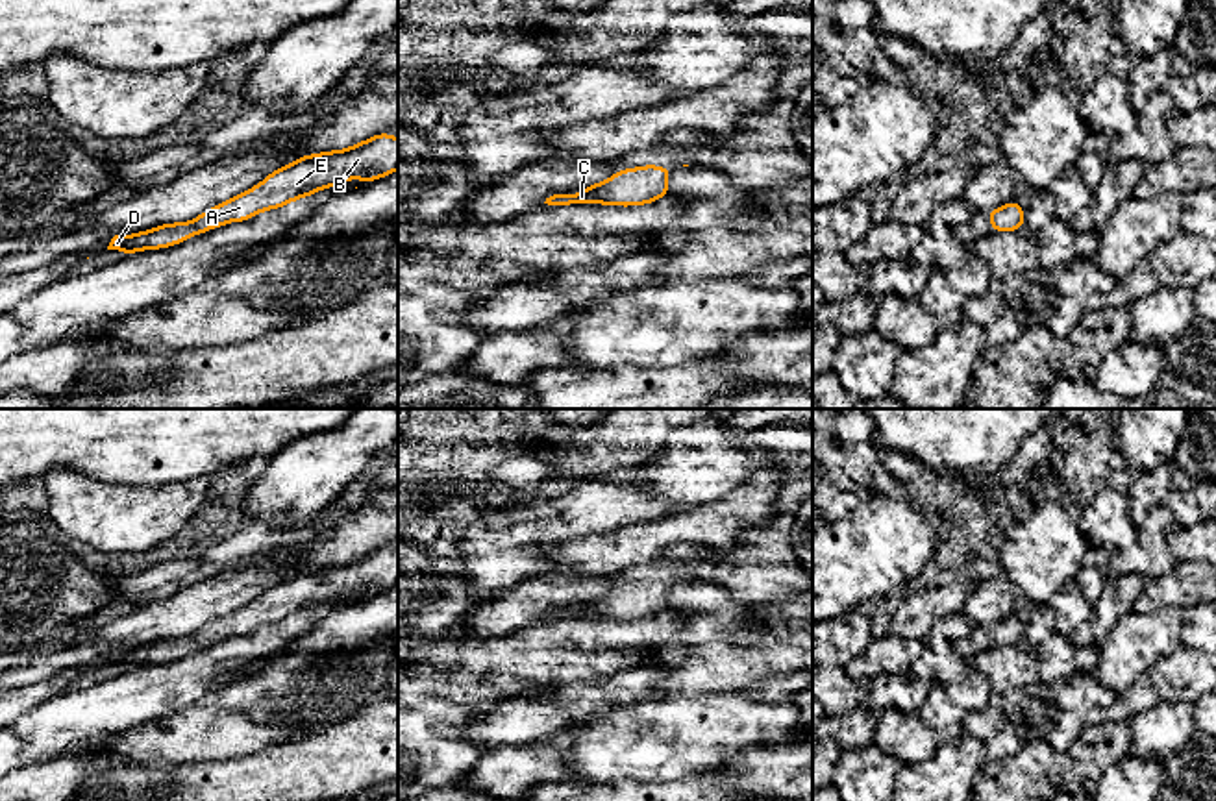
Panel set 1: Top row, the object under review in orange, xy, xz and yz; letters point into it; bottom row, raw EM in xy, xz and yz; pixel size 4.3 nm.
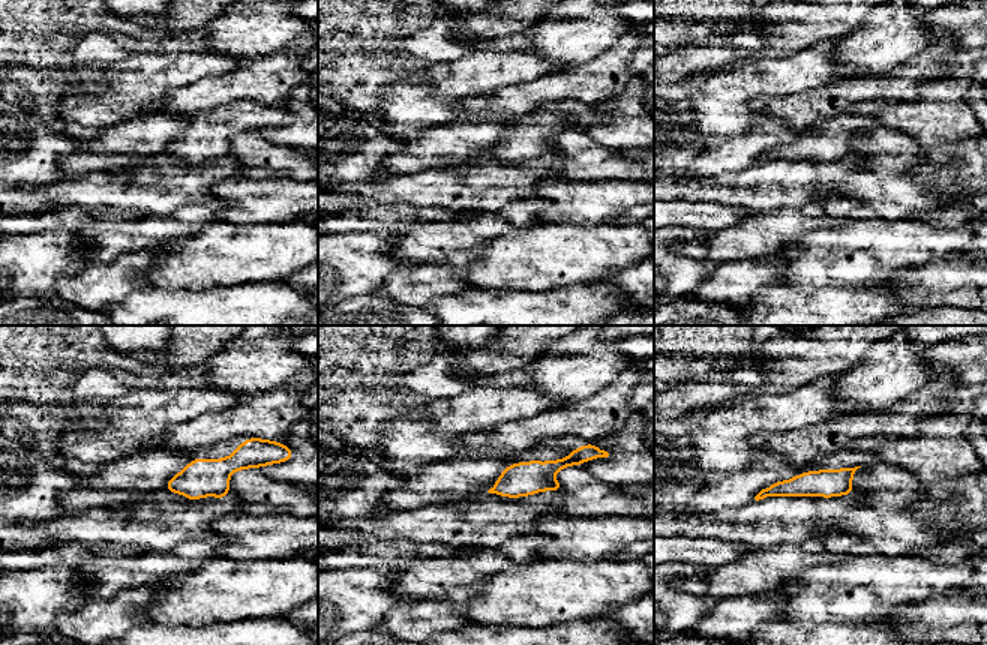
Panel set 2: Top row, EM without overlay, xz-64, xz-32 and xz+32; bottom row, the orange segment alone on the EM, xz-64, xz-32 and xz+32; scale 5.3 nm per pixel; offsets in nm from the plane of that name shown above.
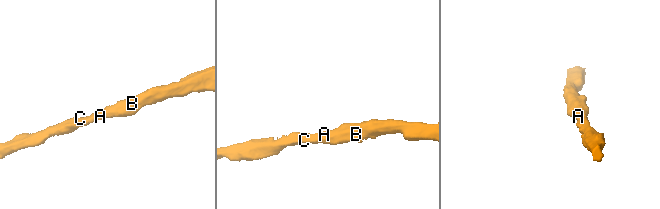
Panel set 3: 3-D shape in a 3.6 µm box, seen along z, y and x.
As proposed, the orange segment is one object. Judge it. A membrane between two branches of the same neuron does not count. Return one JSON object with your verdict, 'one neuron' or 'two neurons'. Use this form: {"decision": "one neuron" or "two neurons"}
{"decision": "one neuron"}

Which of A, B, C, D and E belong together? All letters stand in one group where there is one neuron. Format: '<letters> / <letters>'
A B C D E

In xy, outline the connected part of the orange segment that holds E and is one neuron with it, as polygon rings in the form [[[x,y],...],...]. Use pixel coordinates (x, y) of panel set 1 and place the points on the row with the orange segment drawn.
[[[387,131],[344,150],[307,154],[270,172],[252,189],[209,207],[189,222],[161,224],[133,235],[115,235],[107,250],[124,255],[161,250],[185,242],[231,222],[244,222],[261,211],[285,207],[318,191],[339,187],[346,179],[378,181],[398,170],[398,137]]]

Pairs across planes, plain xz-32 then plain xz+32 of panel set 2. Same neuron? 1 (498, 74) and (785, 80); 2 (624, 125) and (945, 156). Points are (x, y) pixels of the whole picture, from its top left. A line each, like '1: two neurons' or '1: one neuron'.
1: one neuron
2: two neurons

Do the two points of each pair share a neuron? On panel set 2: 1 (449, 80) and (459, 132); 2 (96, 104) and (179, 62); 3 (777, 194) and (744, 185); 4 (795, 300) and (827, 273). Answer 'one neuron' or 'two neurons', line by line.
1: two neurons
2: one neuron
3: one neuron
4: two neurons

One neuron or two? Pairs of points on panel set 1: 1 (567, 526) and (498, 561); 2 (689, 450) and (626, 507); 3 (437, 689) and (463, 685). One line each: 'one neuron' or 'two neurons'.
1: one neuron
2: two neurons
3: one neuron

